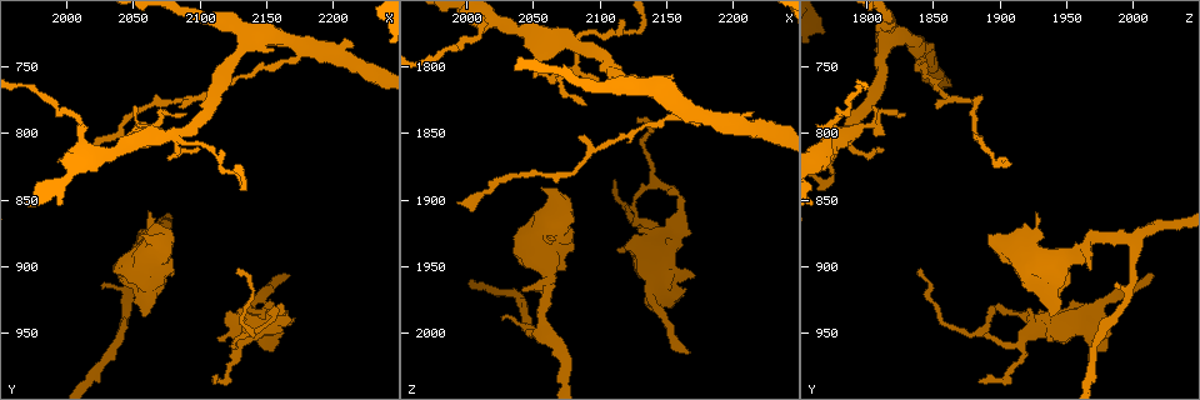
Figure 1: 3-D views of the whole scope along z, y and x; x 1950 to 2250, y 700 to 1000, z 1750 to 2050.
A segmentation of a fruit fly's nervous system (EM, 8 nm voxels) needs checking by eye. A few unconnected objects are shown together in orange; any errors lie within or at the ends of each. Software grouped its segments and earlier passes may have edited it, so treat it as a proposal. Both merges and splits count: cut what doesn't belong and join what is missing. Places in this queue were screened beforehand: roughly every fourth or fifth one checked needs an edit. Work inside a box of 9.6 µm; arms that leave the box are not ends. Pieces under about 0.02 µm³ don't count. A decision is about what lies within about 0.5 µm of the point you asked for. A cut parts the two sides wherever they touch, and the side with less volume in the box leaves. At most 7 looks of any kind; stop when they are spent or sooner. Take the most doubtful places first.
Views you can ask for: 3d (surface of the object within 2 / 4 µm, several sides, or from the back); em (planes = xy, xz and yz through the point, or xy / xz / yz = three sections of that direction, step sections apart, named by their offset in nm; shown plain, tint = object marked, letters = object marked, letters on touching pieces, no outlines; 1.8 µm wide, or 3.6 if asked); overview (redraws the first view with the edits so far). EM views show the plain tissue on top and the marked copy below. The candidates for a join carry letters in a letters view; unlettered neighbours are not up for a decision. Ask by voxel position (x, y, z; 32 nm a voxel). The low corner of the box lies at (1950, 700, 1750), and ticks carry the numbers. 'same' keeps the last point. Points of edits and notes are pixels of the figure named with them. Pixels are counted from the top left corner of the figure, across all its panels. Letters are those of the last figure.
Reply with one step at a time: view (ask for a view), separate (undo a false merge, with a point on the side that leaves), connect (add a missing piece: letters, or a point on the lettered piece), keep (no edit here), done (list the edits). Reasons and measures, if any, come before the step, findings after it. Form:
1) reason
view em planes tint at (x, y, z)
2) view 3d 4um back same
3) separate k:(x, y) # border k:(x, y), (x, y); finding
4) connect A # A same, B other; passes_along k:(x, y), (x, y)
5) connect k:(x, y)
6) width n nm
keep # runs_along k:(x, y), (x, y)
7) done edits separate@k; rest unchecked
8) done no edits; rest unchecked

an open end
view 3d 2um at (2166, 906, 2014)

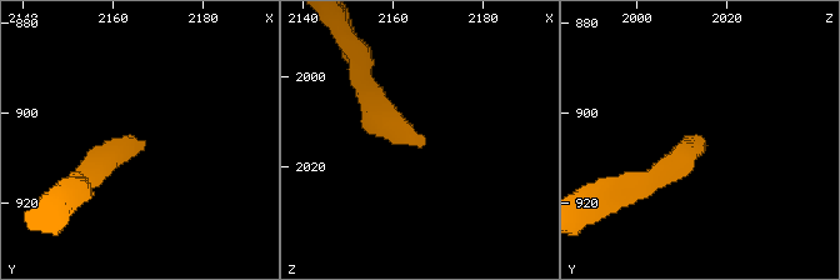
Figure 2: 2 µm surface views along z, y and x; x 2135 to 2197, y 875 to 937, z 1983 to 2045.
view em planes letters at (2167, 907, 2014)

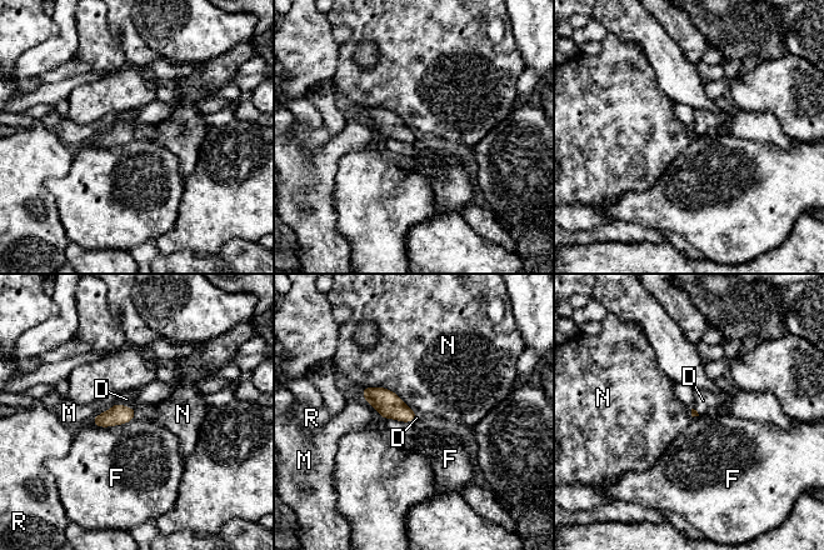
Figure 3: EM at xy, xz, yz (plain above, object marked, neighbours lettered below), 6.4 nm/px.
connect D # D same, F other, M other, N other, R other; passes_along 3:(118, 414), (126, 408), (126, 399); the neuron continues

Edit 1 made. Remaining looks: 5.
end of a long branch
view em 3.6um planes letters at (1994, 820, 1902)

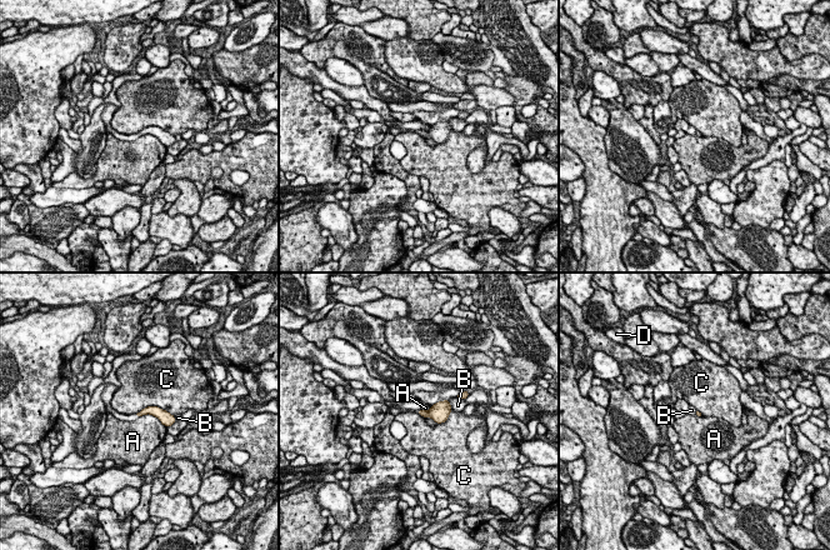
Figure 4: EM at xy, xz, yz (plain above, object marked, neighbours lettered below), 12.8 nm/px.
longest_contact C 500 nm
keep # A other, B other, C other, D other; none of them fits

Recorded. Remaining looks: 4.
view overview

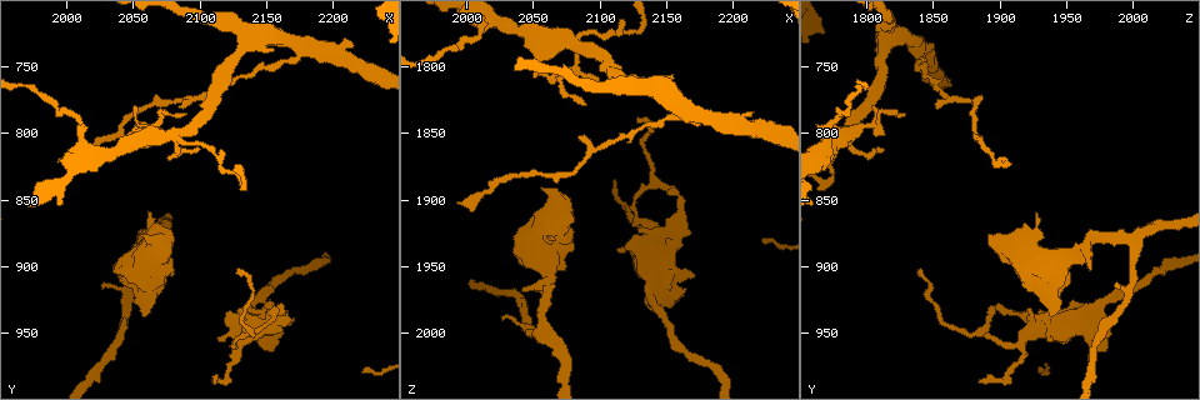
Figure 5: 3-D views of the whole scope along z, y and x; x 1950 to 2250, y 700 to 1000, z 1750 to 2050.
branch stops here
view 3d 2um at (2026, 916, 1988)

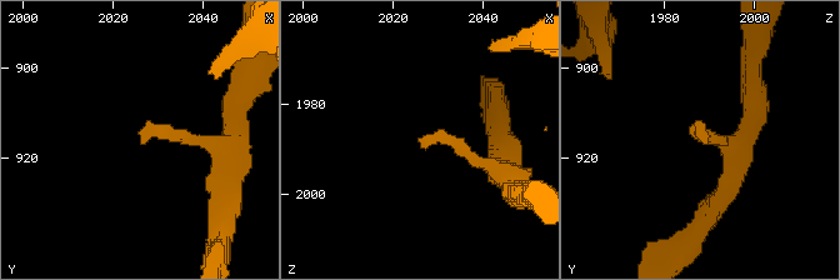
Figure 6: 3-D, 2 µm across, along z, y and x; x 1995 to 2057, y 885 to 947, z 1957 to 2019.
now the EM
view em planes letters at (2025, 915, 1988)

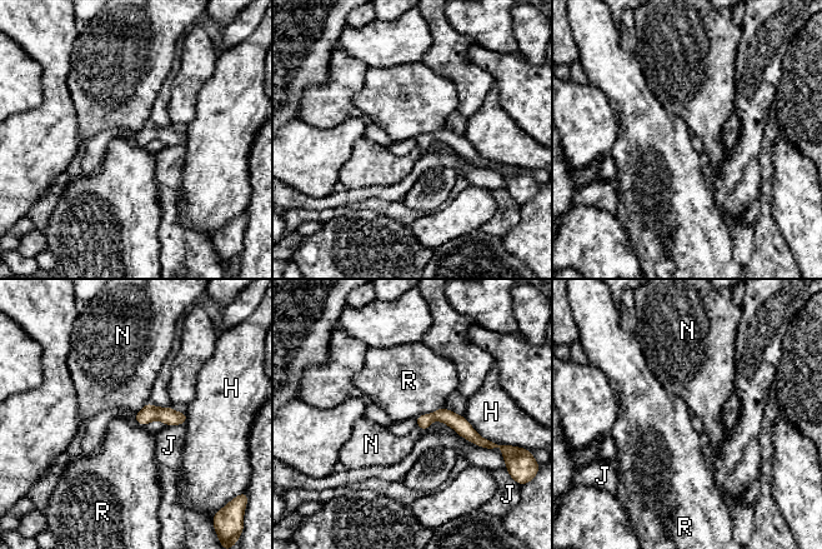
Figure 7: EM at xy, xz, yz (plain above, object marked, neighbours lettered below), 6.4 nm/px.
keep # H other, J other, N other, R other; border 7:(442, 405), (415, 418); none of them fits

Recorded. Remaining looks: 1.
done edits connect@3; rest unchecked

